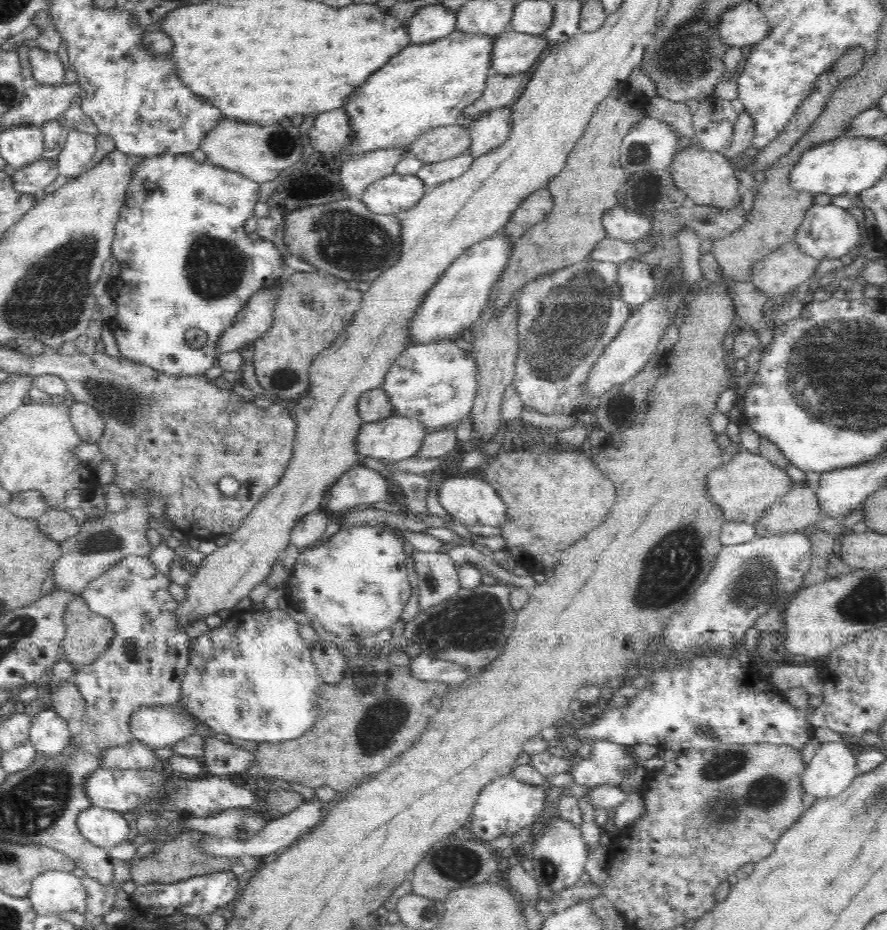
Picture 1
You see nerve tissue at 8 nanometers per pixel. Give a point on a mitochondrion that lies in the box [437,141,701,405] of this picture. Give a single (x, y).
(575, 313)

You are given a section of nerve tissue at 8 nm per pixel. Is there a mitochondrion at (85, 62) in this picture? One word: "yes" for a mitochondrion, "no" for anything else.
no

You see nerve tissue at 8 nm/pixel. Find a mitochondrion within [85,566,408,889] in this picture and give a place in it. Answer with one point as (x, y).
(132, 650)

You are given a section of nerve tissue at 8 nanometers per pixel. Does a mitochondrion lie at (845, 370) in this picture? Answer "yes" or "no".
yes

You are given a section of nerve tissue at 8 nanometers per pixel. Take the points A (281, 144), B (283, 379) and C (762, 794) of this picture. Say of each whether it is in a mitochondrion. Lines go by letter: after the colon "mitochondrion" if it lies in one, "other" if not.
A: mitochondrion
B: mitochondrion
C: mitochondrion

